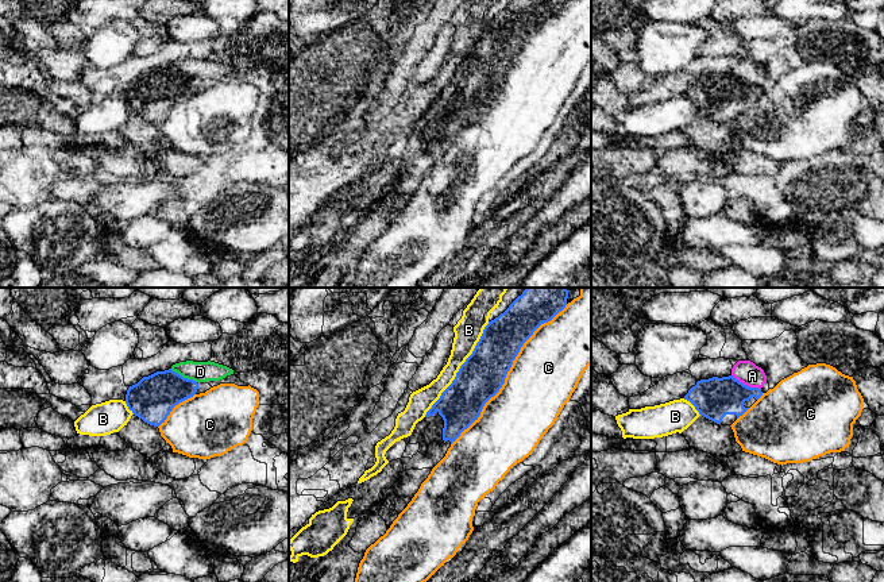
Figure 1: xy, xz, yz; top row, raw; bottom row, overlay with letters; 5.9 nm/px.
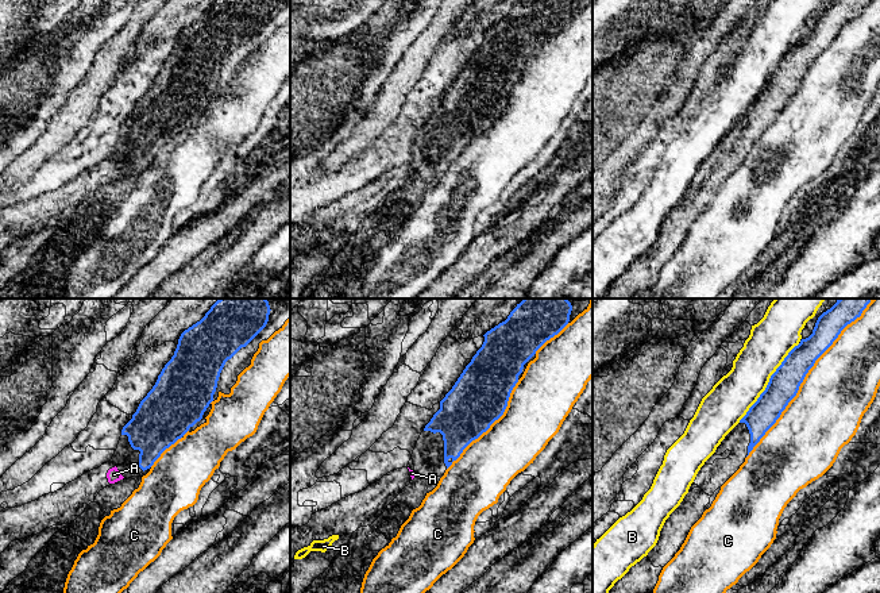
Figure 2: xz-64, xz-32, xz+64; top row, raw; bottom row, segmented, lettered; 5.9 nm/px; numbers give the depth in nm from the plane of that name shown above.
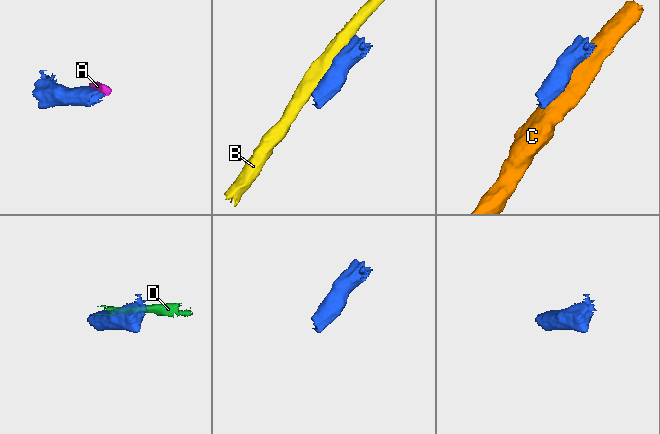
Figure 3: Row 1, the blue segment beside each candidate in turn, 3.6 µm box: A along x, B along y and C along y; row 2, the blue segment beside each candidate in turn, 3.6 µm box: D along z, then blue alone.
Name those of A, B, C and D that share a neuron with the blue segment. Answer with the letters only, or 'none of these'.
none of these

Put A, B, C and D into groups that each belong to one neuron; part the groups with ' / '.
A D / B / C

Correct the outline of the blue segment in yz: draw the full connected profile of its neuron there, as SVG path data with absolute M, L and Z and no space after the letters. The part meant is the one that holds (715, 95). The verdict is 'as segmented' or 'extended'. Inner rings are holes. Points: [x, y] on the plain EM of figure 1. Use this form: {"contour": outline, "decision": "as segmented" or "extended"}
{"contour": "M729 74L700 77L684 93L700 113L722 123L731 123L760 95L761 86L749 85Z", "decision": "extended"}

